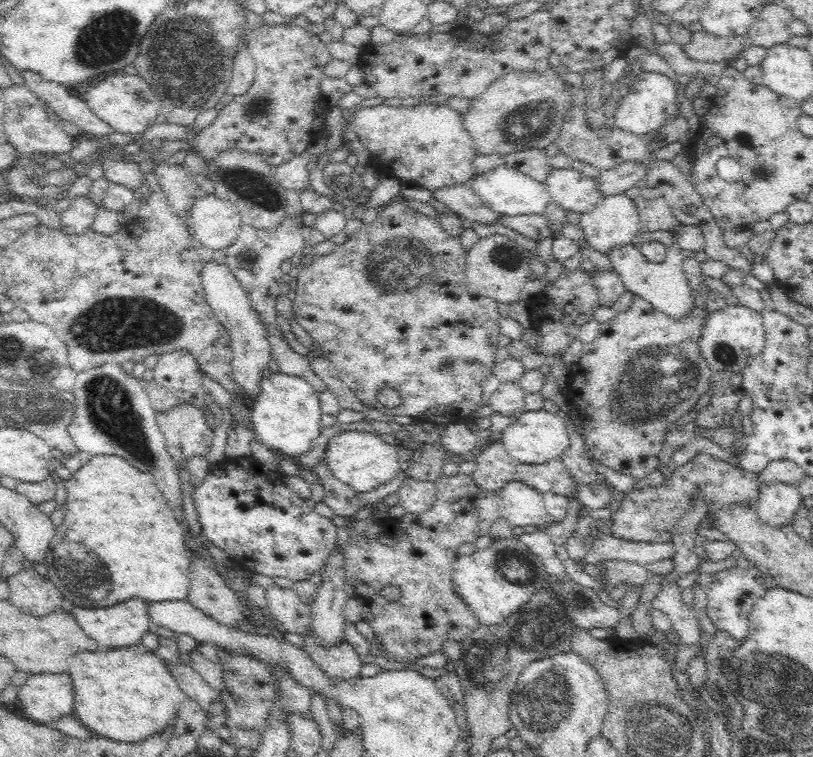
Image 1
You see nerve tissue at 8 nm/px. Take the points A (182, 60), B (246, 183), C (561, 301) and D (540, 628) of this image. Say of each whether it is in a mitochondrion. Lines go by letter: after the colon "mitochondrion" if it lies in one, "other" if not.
A: mitochondrion
B: mitochondrion
C: other
D: mitochondrion

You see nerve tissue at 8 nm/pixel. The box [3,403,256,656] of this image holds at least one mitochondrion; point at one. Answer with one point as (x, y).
(86, 582)

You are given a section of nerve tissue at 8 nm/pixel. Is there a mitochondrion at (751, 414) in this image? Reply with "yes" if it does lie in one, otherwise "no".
no

